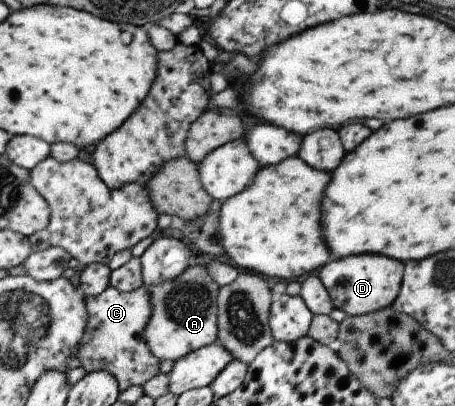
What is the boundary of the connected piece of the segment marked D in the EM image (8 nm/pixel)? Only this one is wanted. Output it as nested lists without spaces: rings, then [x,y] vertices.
[[[361,253],[352,257],[337,257],[321,265],[318,271],[319,282],[327,289],[334,308],[341,309],[347,316],[359,316],[390,306],[398,295],[403,274],[403,263],[382,254]]]

